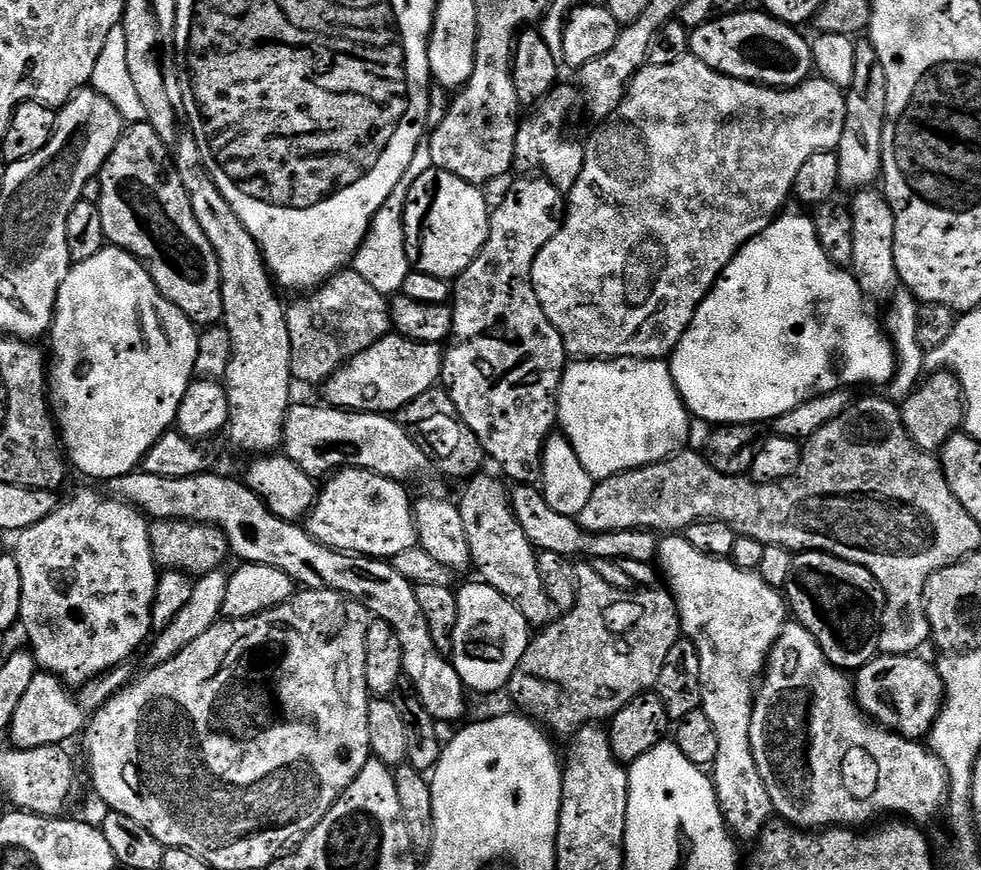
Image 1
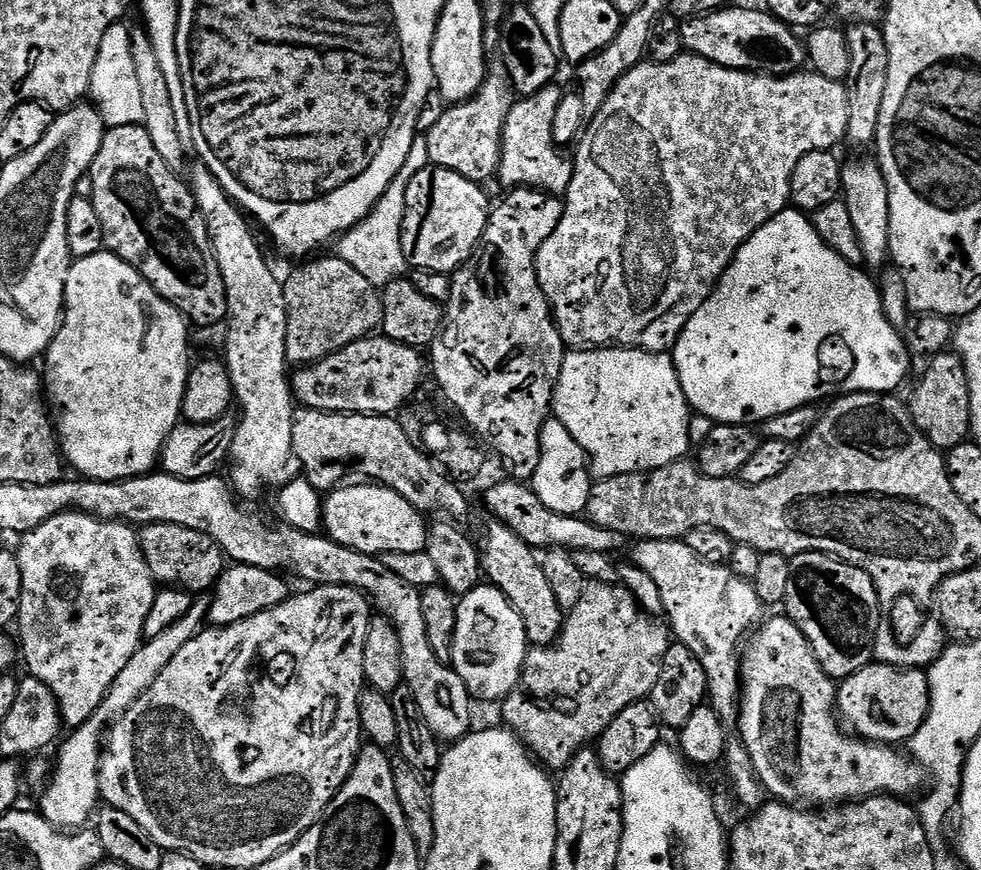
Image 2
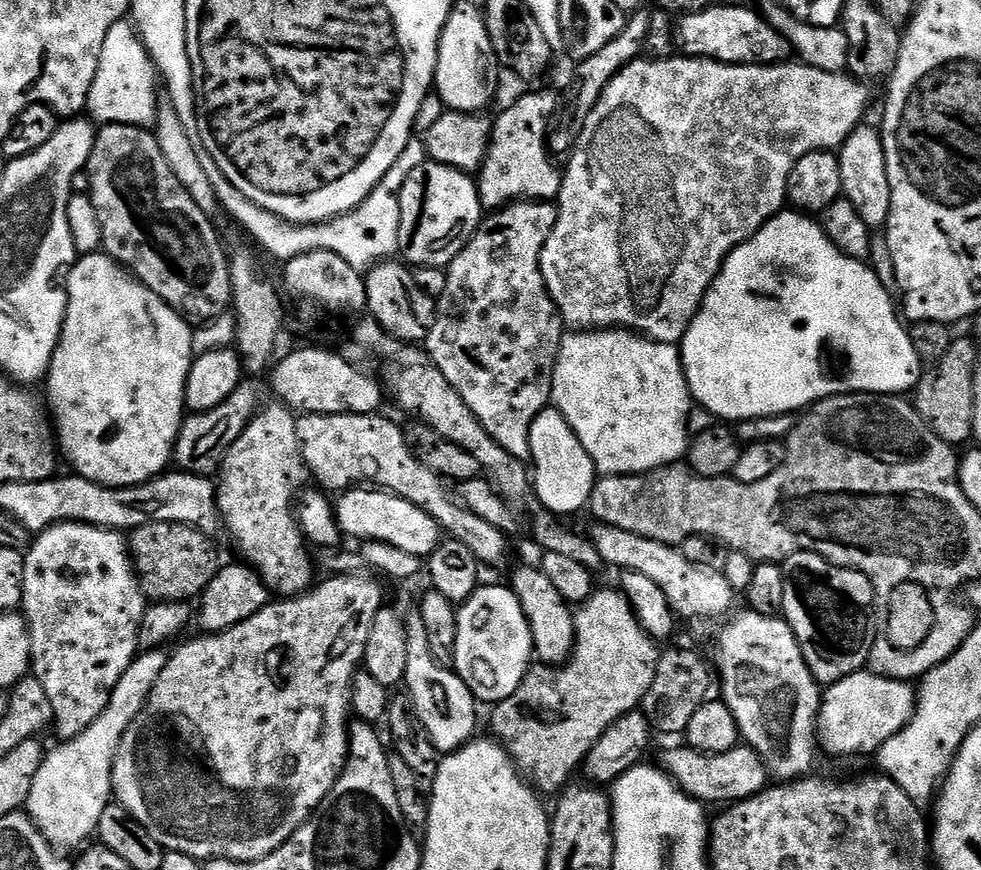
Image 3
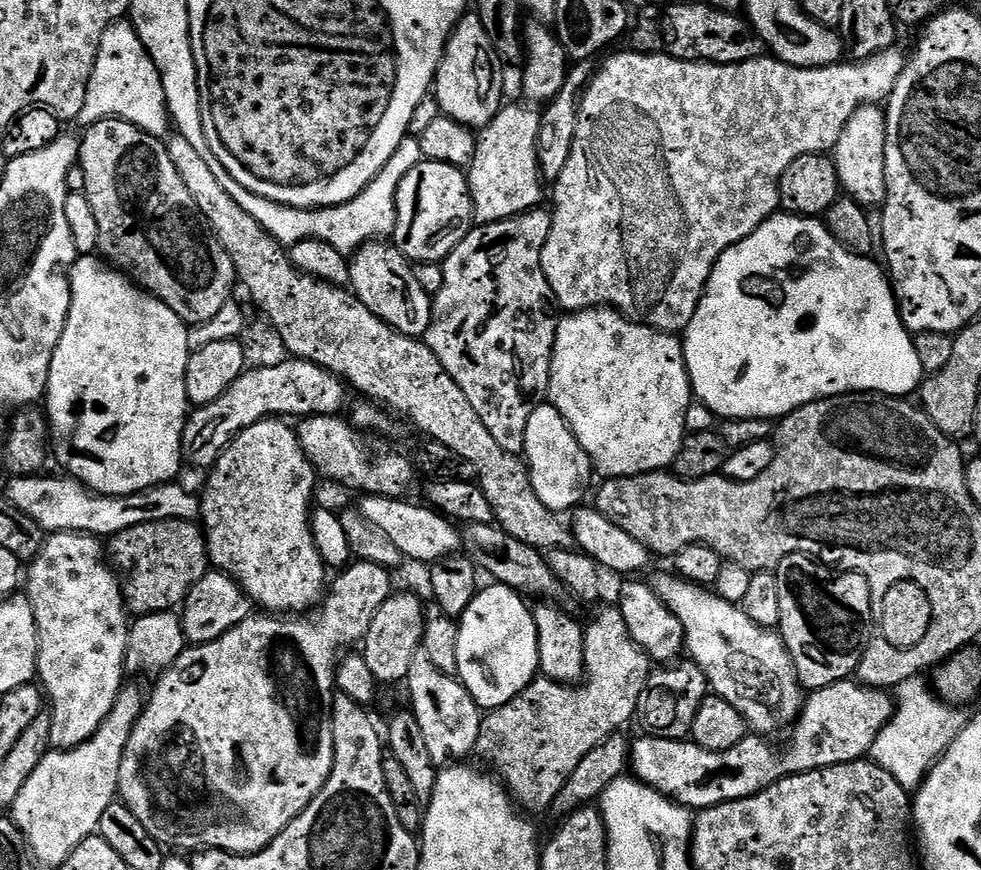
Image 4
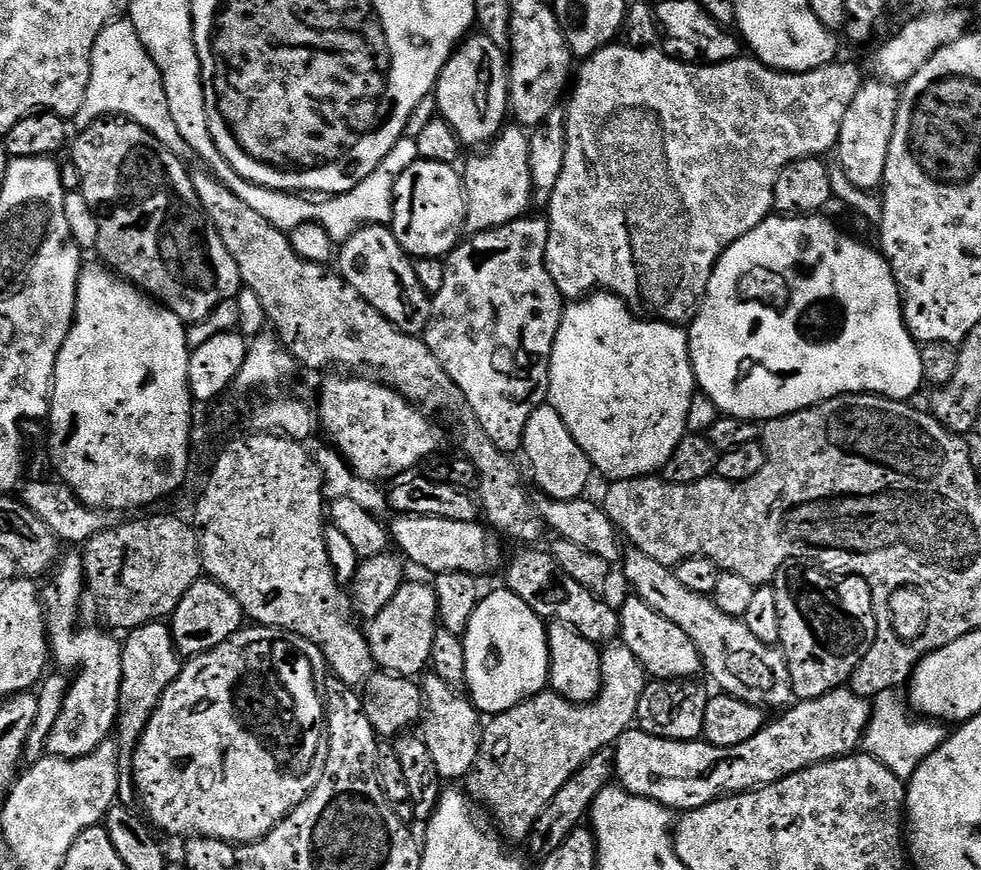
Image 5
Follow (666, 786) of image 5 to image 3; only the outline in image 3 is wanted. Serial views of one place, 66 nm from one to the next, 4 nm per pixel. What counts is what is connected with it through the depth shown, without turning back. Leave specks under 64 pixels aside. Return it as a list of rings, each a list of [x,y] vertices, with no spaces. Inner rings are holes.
[[[861,670],[850,674],[846,678],[842,678],[838,682],[827,685],[823,689],[820,698],[820,713],[816,719],[816,739],[818,741],[818,748],[821,753],[829,752],[832,756],[868,756],[871,757],[876,751],[882,747],[886,742],[890,742],[890,738],[894,738],[894,734],[898,734],[902,729],[907,726],[912,720],[912,715],[916,713],[916,693],[917,689],[913,687],[909,681],[895,680],[894,678],[882,678],[878,674],[869,672],[867,670]],[[687,746],[672,748],[665,754],[662,767],[672,777],[676,787],[681,788],[687,796],[692,796],[708,806],[747,800],[749,796],[763,792],[770,780],[768,767],[762,762],[762,758],[747,746],[737,746],[726,754],[713,756],[706,752],[695,752]]]

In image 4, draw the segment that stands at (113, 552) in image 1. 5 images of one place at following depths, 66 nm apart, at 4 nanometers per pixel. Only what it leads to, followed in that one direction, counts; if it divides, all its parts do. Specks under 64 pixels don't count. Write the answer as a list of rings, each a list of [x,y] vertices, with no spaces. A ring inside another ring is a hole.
[[[54,532],[47,537],[44,549],[27,565],[26,598],[32,604],[40,635],[36,670],[39,683],[50,701],[50,745],[56,750],[77,748],[106,722],[121,688],[126,684],[124,659],[128,649],[130,613],[121,577],[110,567],[105,545],[97,537],[81,532]]]

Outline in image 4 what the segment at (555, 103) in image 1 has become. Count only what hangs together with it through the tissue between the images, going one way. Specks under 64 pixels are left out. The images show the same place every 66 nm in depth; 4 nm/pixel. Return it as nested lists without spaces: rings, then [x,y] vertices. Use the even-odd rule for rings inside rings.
[[[505,103],[498,115],[479,129],[476,137],[474,158],[467,166],[466,175],[472,199],[472,219],[477,225],[502,222],[545,203],[546,181],[538,166],[541,113],[535,107],[520,104]]]

